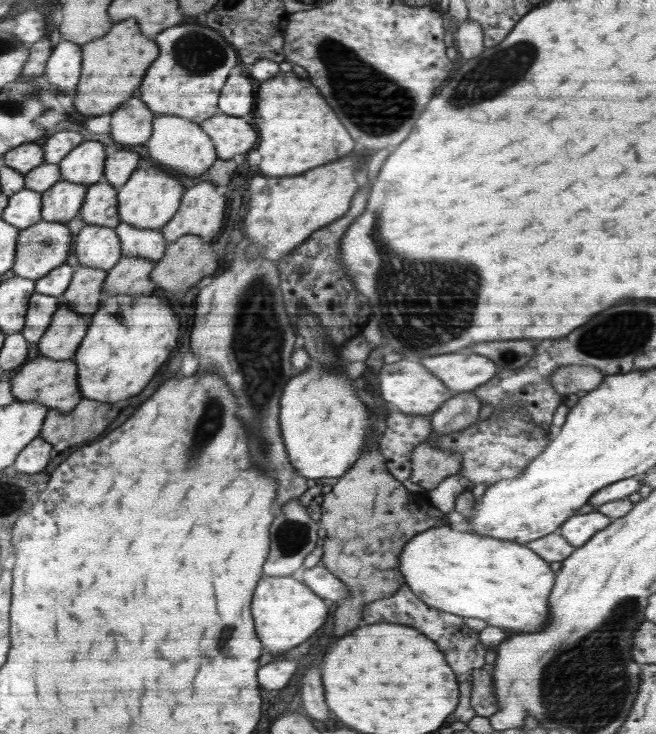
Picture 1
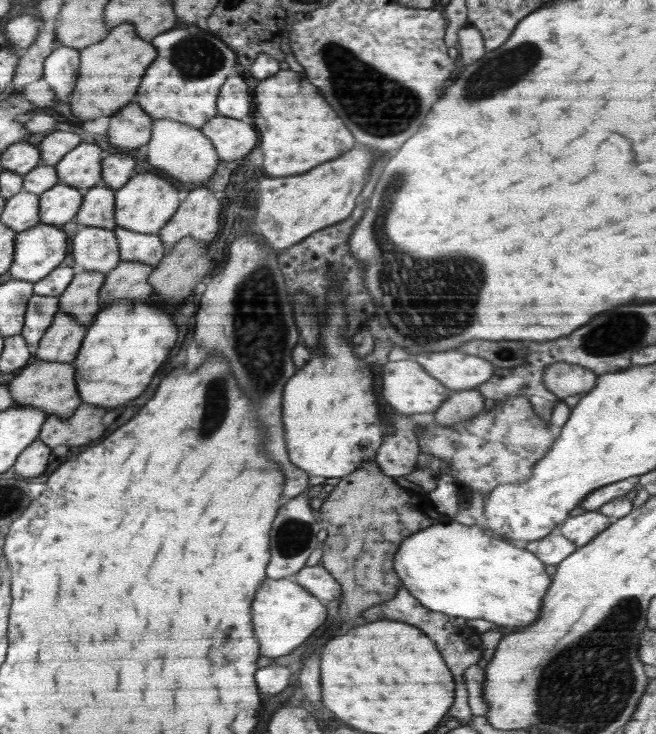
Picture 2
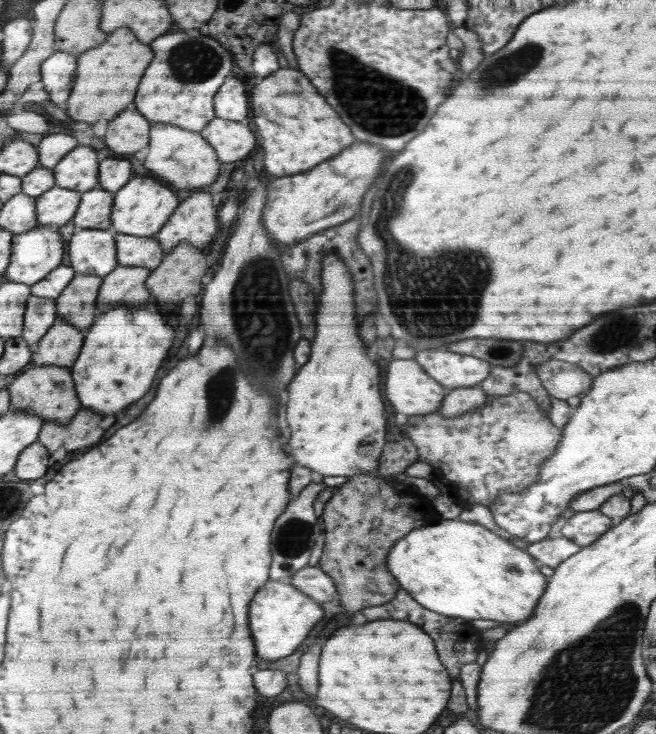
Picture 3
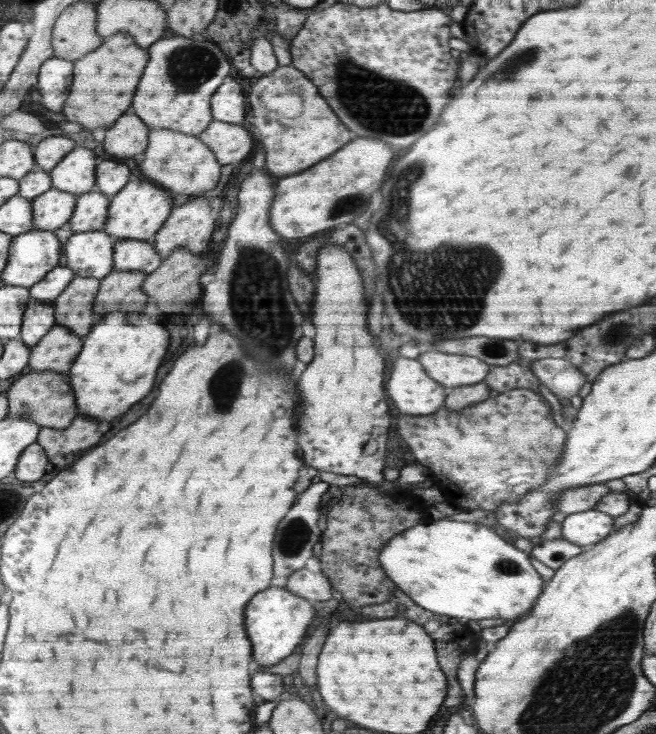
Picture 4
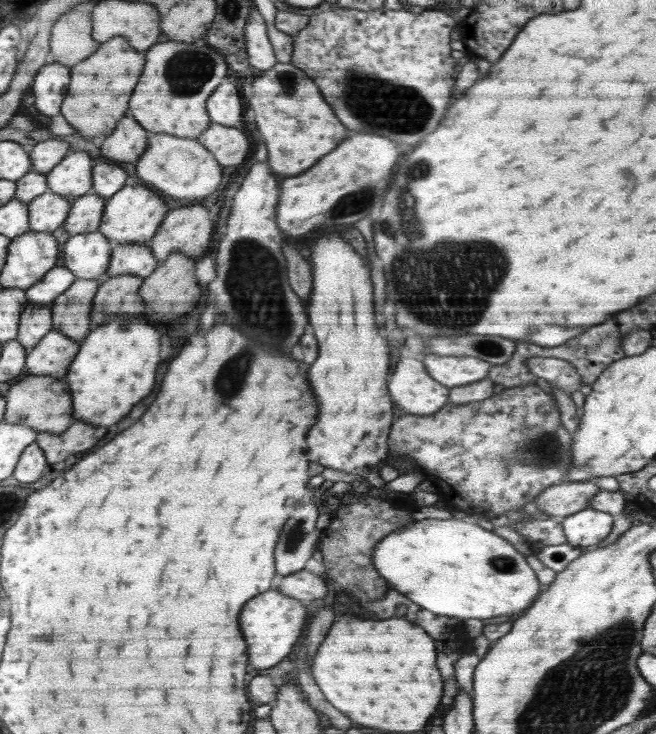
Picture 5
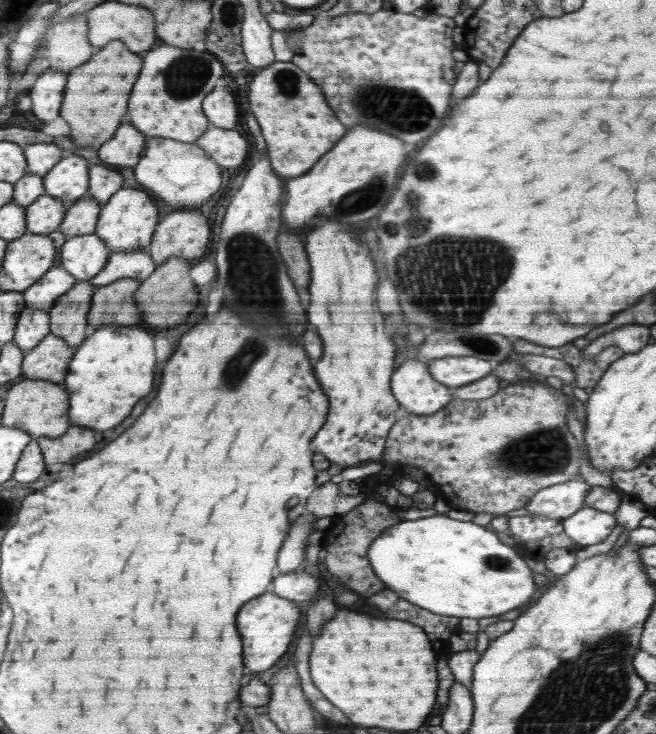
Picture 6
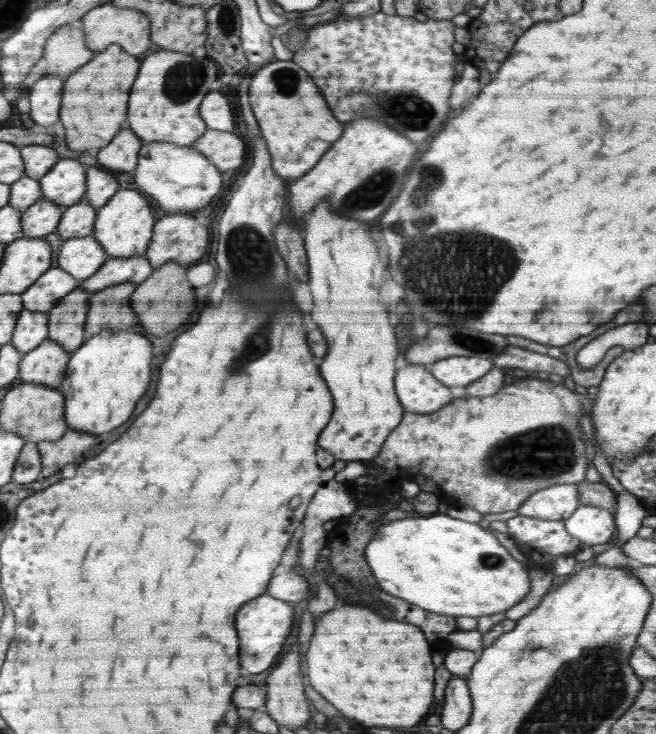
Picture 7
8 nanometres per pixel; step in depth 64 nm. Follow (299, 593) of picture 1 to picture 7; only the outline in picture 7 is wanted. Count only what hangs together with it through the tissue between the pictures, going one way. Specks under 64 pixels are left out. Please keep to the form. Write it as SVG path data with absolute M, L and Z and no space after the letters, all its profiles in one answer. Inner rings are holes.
M264 593L254 600L249 600L250 604L244 604L240 612L236 614L236 632L240 638L240 666L248 674L260 674L268 670L276 656L282 650L286 638L292 632L294 624L294 609L292 603L274 598L272 595Z

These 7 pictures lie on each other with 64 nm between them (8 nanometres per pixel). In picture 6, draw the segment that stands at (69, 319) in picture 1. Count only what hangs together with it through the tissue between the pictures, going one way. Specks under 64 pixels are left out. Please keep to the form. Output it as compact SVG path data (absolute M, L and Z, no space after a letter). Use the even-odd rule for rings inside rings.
M49 332L30 352L25 353L21 362L22 378L62 384L75 352L76 348Z

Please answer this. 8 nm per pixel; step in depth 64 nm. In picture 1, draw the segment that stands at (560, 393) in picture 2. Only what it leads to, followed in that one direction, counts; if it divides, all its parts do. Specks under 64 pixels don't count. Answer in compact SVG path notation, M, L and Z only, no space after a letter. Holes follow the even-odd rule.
M584 365L561 366L551 374L552 389L562 397L576 395L580 391L591 392L606 378L606 375L599 372L597 368Z

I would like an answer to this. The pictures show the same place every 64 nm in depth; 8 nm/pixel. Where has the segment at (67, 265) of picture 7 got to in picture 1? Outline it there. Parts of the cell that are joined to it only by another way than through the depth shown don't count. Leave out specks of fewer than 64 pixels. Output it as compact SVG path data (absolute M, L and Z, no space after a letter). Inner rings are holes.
M97 224L85 225L80 230L76 236L75 252L78 265L74 271L83 266L109 271L123 257L115 229Z

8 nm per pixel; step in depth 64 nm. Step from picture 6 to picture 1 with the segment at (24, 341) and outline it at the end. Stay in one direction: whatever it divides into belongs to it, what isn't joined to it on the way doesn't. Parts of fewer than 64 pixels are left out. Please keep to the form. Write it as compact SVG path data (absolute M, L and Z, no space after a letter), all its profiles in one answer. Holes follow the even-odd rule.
M35 292L30 297L25 314L25 323L21 330L26 342L32 346L28 350L28 361L37 357L36 344L38 344L42 335L46 332L59 305L60 298L57 296L48 296L47 294Z

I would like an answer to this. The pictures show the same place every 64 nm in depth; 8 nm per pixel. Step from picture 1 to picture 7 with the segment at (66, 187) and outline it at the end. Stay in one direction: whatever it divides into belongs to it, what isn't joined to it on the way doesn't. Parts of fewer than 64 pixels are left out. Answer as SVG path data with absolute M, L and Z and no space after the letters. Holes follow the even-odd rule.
M45 198L35 202L21 214L23 236L40 238L55 232L62 213L62 207Z

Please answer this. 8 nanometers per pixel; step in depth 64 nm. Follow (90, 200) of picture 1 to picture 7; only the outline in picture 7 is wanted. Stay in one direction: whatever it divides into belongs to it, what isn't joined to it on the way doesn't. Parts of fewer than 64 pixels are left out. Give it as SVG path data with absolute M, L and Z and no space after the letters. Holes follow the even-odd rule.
M81 200L63 210L55 232L62 241L90 236L93 234L96 215L97 209L86 200Z

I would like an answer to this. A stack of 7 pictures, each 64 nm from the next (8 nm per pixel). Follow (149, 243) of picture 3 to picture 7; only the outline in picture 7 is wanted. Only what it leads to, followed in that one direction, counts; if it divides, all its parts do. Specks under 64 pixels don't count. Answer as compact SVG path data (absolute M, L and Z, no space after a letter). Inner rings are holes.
M145 255L130 258L110 257L96 274L81 281L79 287L94 293L121 282L133 282L139 285L152 274L152 271L153 268Z

